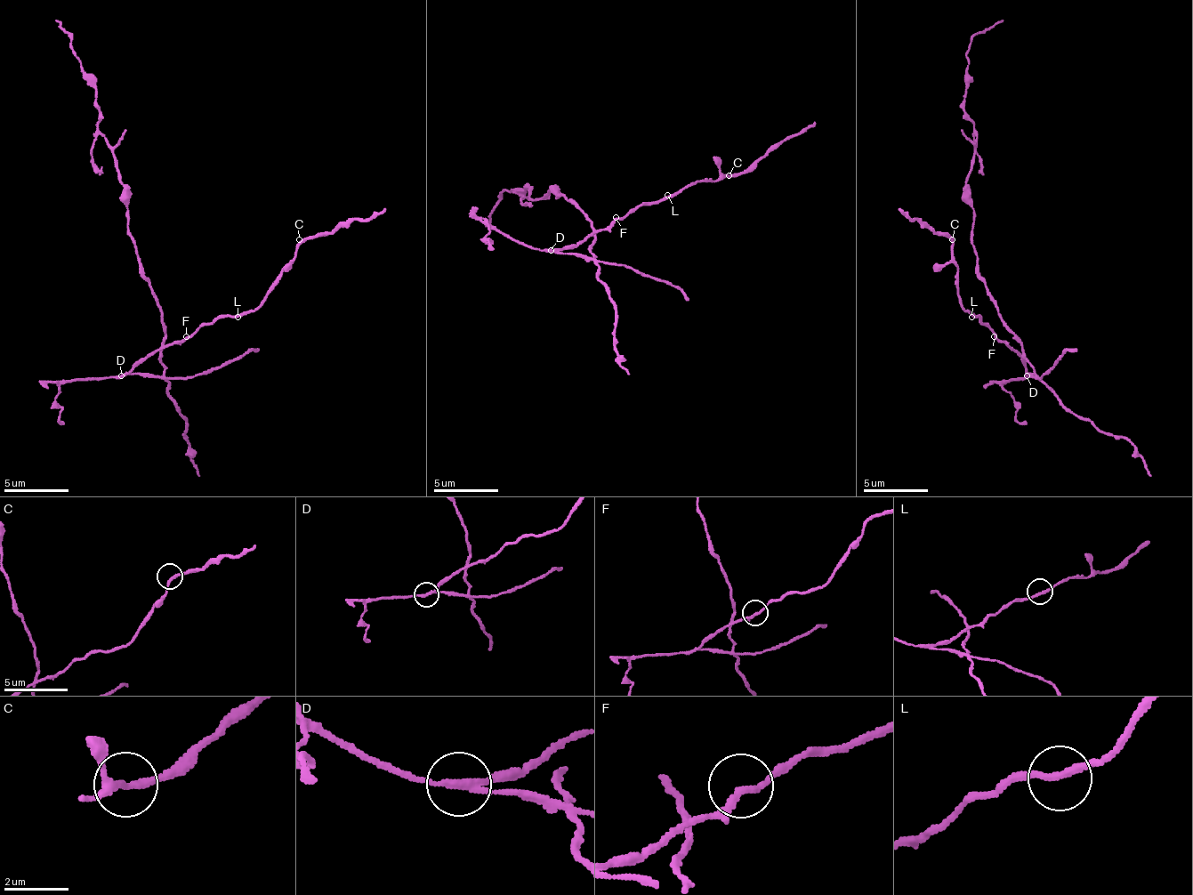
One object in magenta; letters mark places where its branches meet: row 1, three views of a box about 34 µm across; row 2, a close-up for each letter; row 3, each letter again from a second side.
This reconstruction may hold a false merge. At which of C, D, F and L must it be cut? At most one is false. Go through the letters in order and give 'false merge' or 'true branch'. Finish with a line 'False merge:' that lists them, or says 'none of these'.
C: true branch
D: false merge
F: true branch
L: true branch
False merge: D

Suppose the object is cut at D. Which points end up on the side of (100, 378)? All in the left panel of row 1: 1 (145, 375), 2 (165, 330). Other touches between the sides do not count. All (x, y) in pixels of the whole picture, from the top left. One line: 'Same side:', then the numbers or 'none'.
Same side: 1, 2

